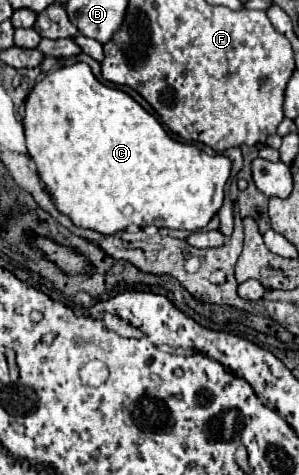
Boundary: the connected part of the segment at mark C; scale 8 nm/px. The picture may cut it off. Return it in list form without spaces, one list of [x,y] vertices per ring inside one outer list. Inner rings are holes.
[[[76,62],[72,66],[64,66],[64,68],[58,68],[58,70],[52,70],[44,76],[42,82],[38,82],[30,96],[26,98],[26,104],[24,104],[24,130],[26,130],[26,146],[28,146],[28,154],[32,156],[36,168],[38,168],[38,174],[40,174],[40,180],[46,184],[46,190],[48,194],[52,196],[58,212],[62,212],[64,216],[68,216],[76,226],[82,226],[82,228],[92,228],[92,230],[98,230],[102,234],[116,234],[120,230],[126,230],[130,224],[136,224],[140,228],[150,226],[160,226],[160,228],[174,228],[174,230],[190,230],[190,232],[196,232],[200,228],[204,228],[212,216],[220,210],[222,202],[224,202],[224,184],[230,176],[230,170],[232,170],[232,162],[230,158],[226,156],[208,156],[206,152],[198,150],[194,144],[182,144],[182,142],[176,142],[172,140],[162,124],[152,116],[148,114],[136,100],[132,100],[126,92],[122,90],[116,90],[116,88],[108,88],[104,86],[102,82],[98,82],[90,70],[88,64],[84,62]]]

